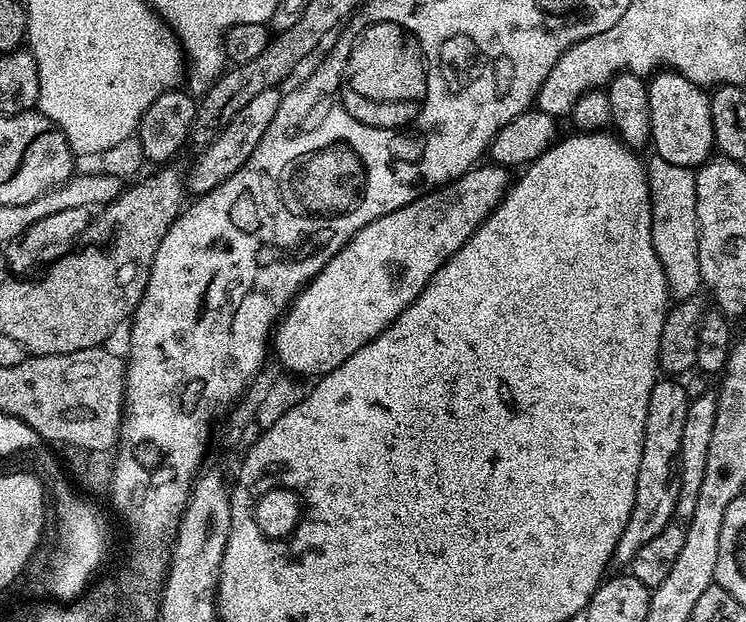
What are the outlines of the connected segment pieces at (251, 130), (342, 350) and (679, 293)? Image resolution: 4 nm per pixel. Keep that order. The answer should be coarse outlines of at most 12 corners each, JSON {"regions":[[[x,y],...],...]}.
{"regions":[[[279,87],[242,106],[186,172],[189,193],[212,192],[262,142]],[[491,162],[362,226],[274,329],[297,377],[342,366],[500,205]],[[646,164],[654,254],[668,291],[702,288],[695,171]]]}

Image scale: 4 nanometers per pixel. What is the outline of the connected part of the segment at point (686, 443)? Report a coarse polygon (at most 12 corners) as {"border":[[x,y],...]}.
{"border":[[713,393],[693,395],[671,524],[646,542],[630,574],[650,590],[670,574],[694,514],[718,418]]}

